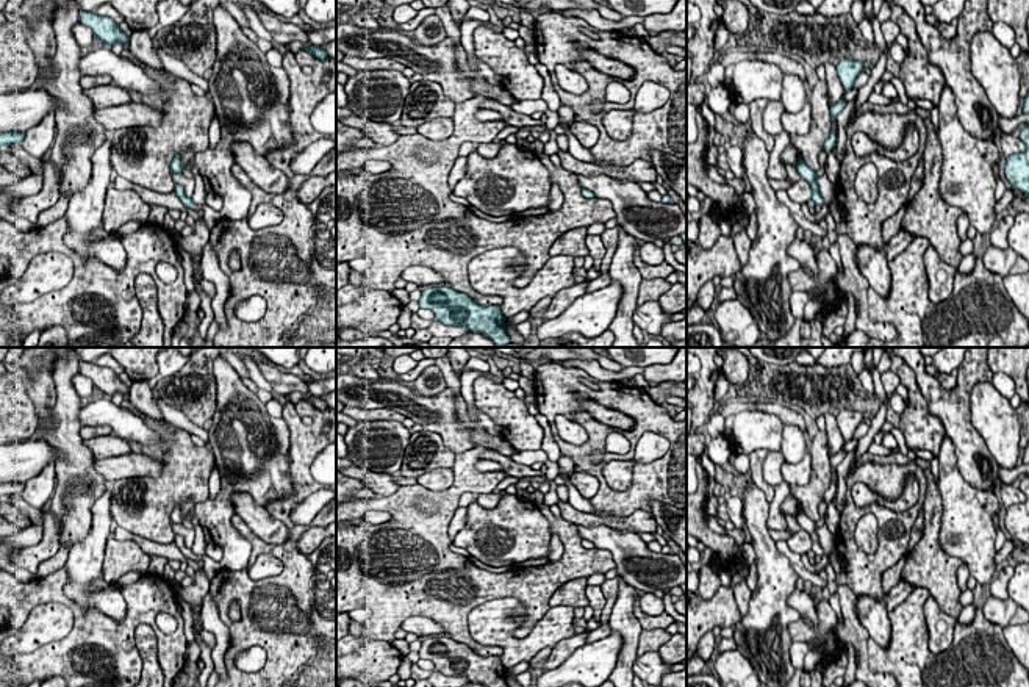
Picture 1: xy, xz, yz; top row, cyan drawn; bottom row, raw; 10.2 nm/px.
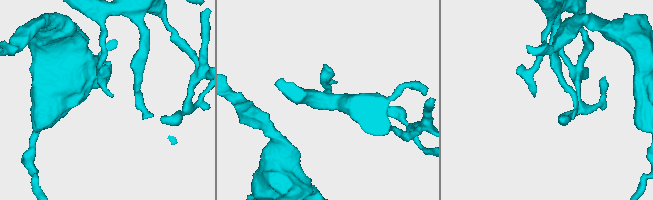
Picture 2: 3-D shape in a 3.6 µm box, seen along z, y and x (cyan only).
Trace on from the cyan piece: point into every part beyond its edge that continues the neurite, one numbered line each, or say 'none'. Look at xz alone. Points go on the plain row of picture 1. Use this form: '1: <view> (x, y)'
none

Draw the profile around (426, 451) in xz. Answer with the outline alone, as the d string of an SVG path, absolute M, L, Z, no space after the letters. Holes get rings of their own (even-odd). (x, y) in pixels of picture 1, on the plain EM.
M422 429L411 433L399 474L418 479L436 468L452 469L455 457L438 433Z

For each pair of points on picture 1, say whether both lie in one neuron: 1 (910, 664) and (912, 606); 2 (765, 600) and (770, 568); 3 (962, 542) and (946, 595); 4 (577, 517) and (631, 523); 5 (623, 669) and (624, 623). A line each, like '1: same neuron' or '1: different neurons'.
1: same neuron
2: same neuron
3: different neurons
4: same neuron
5: same neuron

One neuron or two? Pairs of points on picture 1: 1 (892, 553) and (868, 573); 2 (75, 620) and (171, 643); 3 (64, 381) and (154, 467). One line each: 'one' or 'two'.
1: one
2: one
3: two

